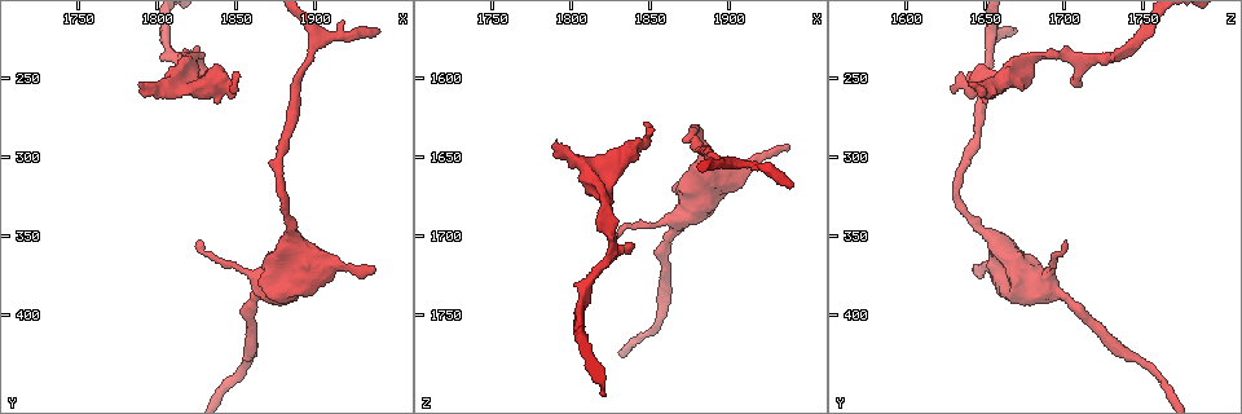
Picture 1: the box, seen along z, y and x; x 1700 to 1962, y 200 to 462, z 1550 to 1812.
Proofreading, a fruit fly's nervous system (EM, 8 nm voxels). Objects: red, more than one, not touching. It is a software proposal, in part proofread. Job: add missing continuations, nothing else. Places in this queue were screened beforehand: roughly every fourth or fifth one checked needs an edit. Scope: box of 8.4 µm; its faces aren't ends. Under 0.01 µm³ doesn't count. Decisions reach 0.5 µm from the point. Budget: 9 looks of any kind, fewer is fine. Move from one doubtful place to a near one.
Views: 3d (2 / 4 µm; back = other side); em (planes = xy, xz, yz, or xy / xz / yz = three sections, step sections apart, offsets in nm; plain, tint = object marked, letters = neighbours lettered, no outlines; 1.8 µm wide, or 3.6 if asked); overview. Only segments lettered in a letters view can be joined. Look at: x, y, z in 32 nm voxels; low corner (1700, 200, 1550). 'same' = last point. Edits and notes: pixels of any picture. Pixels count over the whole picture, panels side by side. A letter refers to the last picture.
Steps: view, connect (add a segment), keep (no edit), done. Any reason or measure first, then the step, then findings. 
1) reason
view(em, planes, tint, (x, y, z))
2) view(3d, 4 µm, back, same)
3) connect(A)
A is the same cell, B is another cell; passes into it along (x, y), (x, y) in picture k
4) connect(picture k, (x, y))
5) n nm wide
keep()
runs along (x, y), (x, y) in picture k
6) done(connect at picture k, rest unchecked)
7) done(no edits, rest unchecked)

branch stops here
view(3d, 4 µm, (1824, 354, 1700))

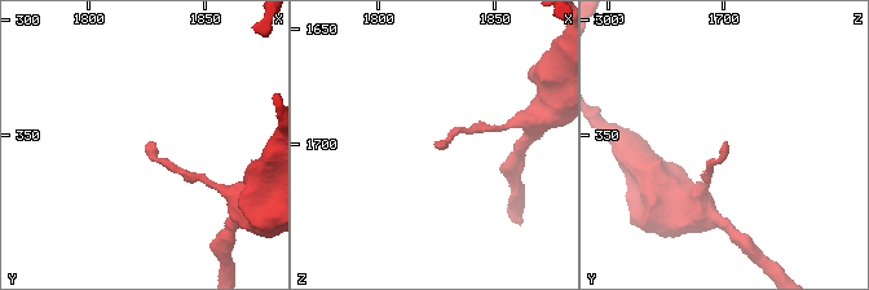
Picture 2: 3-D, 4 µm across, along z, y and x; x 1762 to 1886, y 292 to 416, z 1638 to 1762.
view(em, xy, step 16, letters, (1825, 353, 1699))

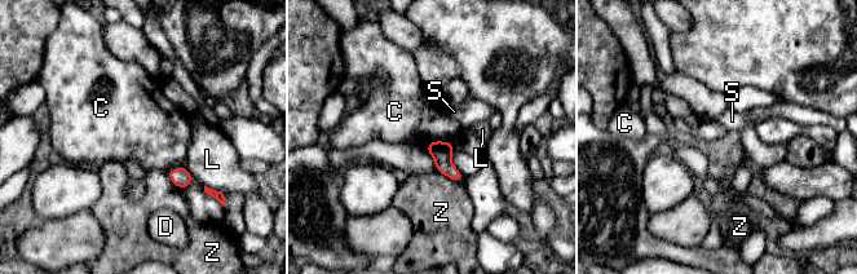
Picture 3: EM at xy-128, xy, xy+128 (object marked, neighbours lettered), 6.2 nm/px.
view(em, planes, letters, same)

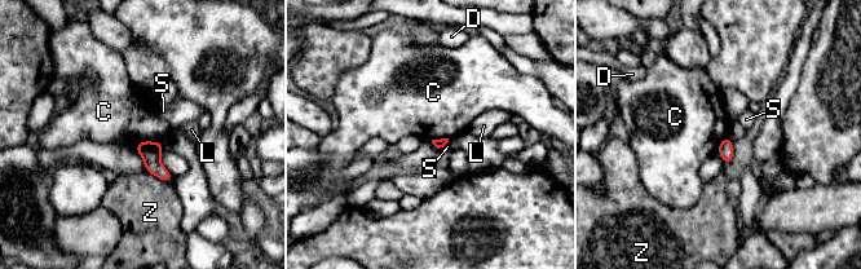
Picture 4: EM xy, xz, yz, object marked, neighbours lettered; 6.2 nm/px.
keep()
C, D, L, S and Z are other cells; no lettered segment goes on from it

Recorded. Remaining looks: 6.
branch stops here
view(em, planes, letters, (1846, 258, 1628))

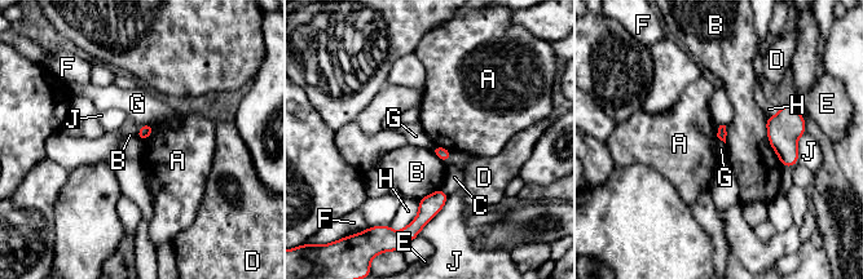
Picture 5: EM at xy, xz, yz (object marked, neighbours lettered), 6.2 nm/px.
keep()
A, B, C, D, E, F, G, H and J are other cells; border along (140, 124), (150, 124), (153, 127) in picture 5; none of them fits

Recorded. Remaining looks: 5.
view(3d, 4 µm, (1792, 252, 1640))

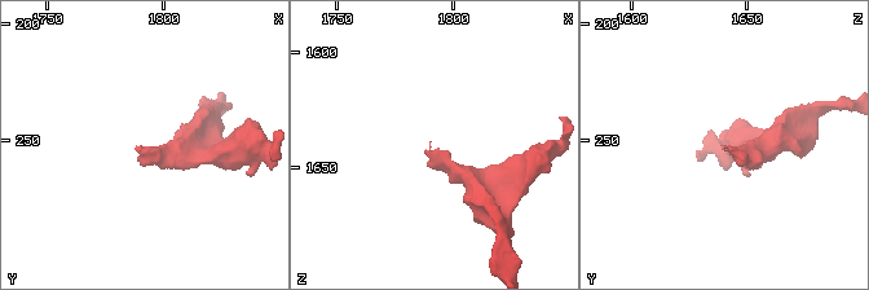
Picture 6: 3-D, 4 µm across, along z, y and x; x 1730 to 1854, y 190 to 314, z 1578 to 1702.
view(em, 3.6 µm, planes, tint, (1790, 252, 1639))

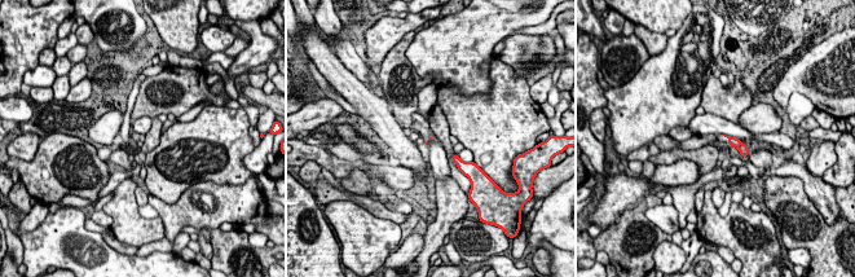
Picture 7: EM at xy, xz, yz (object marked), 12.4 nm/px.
what lies round it
view(em, 3.6 µm, planes, letters, same)

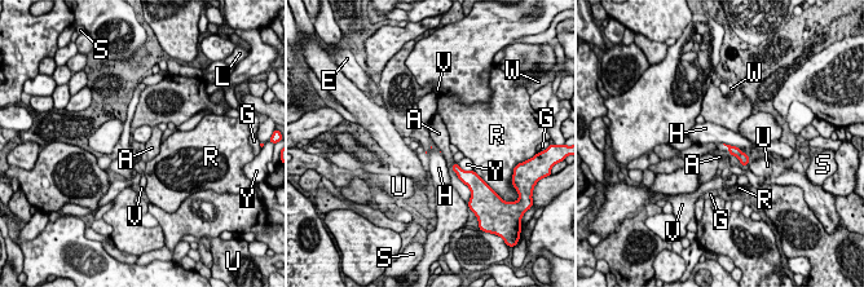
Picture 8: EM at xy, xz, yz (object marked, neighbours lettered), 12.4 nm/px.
H touches over 220 nm
connect(E)
E is the same cell, A, G, H, L, R, S, U, V, W and Y are other cells; it goes on there

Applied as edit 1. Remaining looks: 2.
branch stops here
view(em, 3.6 µm, planes, plain, (1834, 252, 1712))

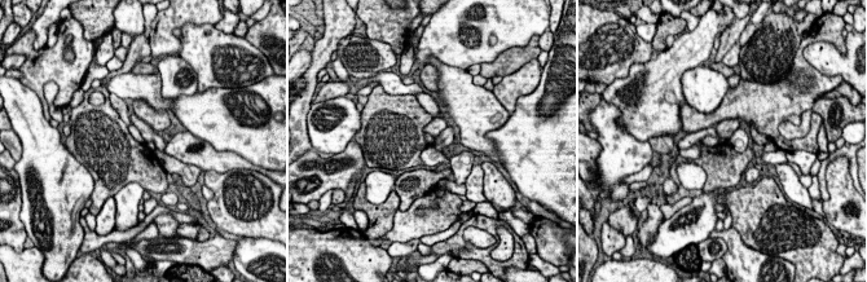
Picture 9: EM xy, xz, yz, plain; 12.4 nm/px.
what lies round it
view(em, 3.6 µm, planes, letters, same)

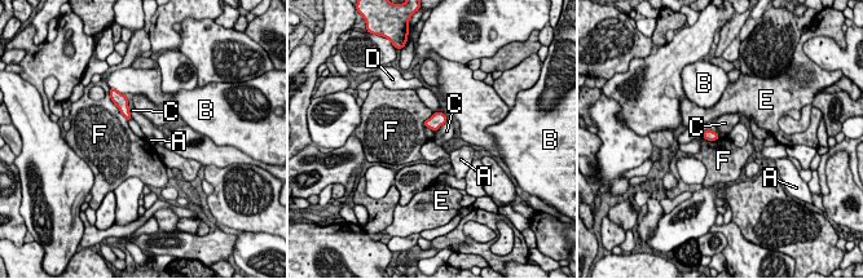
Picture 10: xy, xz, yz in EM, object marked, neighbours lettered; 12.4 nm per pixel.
F touches over 320 nm
keep()
A, B, C, D, E and F are other cells; border along (126, 96), (132, 118) in picture 10; no lettered segment goes on from it

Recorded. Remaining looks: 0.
done(connect at picture 8, rest unchecked)

